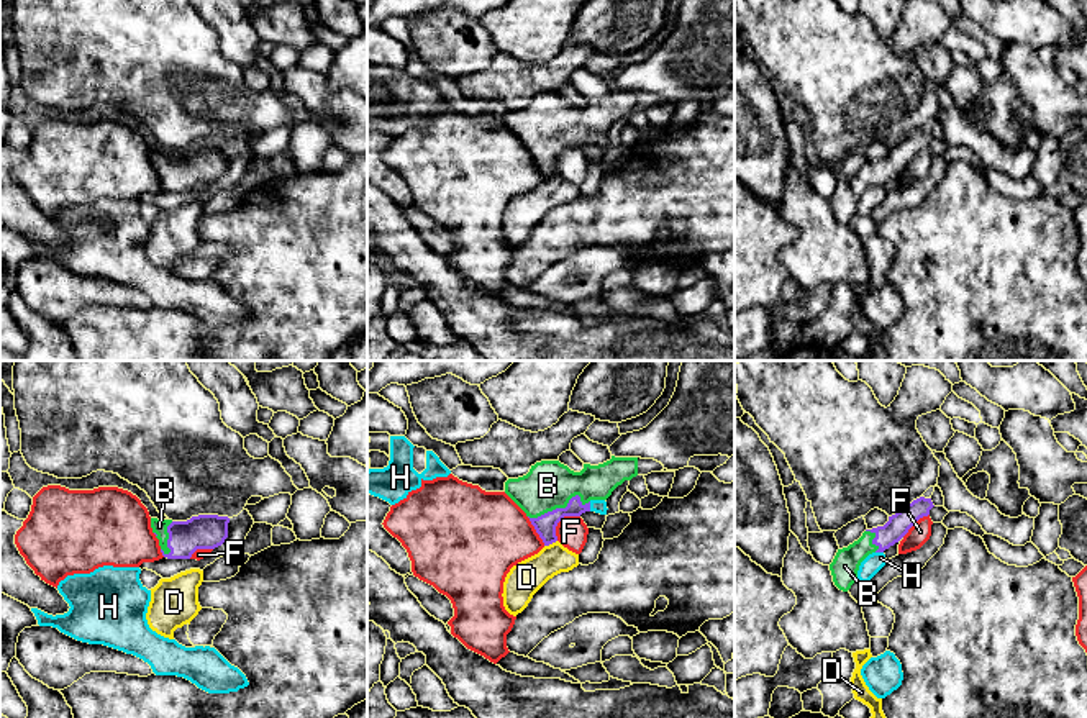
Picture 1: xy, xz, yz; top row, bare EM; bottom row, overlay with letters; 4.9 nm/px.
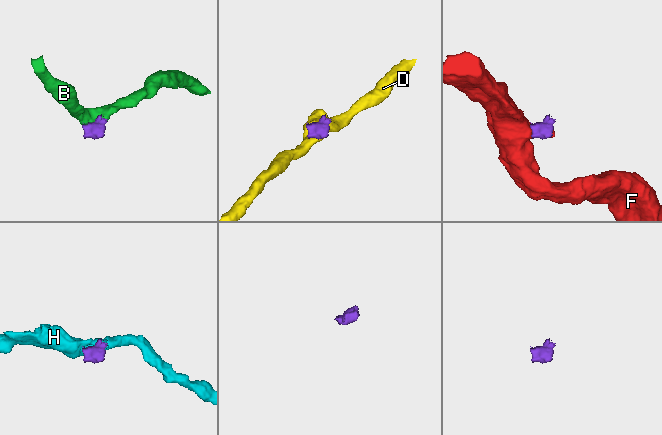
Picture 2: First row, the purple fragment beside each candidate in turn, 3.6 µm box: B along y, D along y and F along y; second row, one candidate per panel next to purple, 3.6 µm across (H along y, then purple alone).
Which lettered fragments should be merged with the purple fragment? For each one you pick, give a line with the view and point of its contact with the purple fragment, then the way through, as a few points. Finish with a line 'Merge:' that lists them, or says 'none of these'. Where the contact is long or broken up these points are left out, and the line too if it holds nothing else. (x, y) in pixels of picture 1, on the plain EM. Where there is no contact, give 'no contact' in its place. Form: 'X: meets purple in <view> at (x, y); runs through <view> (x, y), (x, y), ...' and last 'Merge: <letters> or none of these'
B: meets purple in xz at (559, 141); runs through xz (545, 158), (559, 141), (548, 130), (548, 118)
Merge: B

